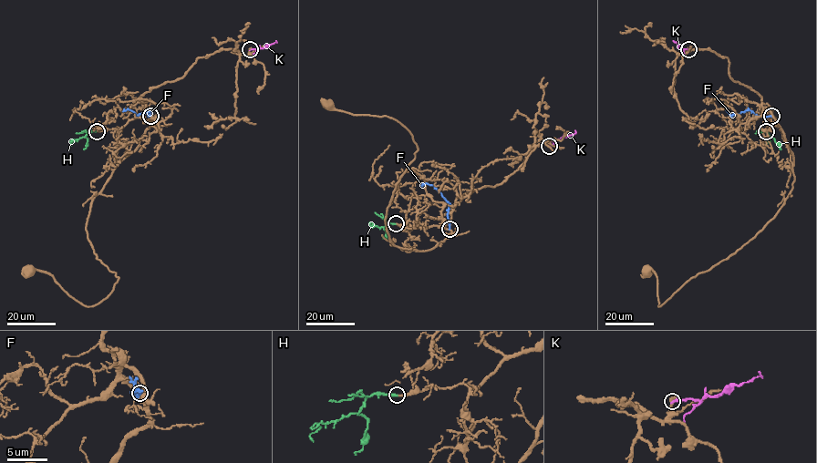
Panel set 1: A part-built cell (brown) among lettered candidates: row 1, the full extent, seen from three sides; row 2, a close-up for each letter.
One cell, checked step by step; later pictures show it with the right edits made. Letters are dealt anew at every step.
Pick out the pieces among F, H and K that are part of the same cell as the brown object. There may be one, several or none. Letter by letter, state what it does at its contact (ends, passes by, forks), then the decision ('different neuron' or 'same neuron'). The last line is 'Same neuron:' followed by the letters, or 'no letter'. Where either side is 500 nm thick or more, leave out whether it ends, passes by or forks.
F: it ends there; different neuron
H: it ends there; same neuron
K: it ends there; different neuron
Same neuron: H

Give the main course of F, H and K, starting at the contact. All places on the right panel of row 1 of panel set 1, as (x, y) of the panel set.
F: (771, 116), (761, 117), (747, 110), (730, 115), (726, 109), (729, 111)
H: (767, 131), (770, 138), (766, 139), (769, 142), (766, 145)
K: (688, 49), (680, 47), (673, 40)

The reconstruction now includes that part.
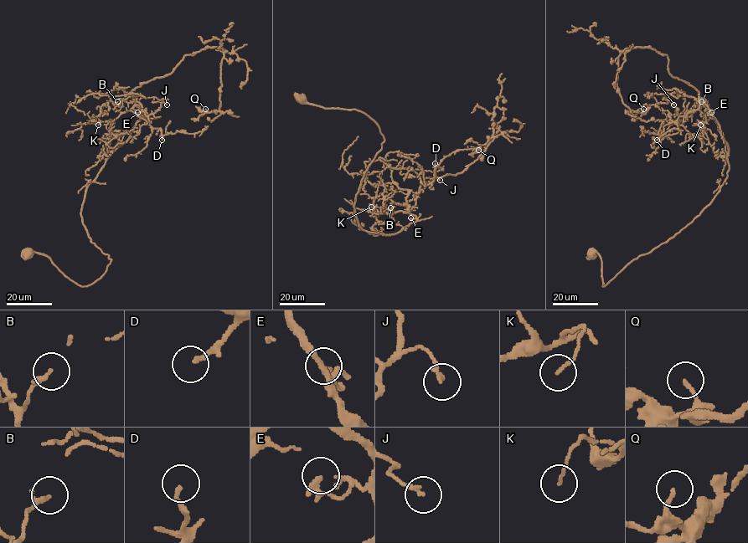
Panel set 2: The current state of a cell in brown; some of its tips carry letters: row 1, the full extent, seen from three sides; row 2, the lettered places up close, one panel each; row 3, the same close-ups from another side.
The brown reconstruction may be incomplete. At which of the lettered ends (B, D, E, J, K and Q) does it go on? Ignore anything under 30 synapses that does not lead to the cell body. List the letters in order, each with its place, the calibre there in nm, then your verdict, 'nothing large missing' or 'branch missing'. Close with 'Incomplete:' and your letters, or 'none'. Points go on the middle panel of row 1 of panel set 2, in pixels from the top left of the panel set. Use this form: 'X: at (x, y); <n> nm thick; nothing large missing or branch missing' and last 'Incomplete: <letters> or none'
B: at (390, 207); 190 nm thick; nothing large missing
D: at (435, 163); 160 nm thick; branch missing
E: at (410, 217); 180 nm thick; nothing large missing
J: at (440, 180); 160 nm thick; nothing large missing
K: at (371, 207); 110 nm thick; nothing large missing
Q: at (478, 150); 150 nm thick; nothing large missing
Incomplete: D

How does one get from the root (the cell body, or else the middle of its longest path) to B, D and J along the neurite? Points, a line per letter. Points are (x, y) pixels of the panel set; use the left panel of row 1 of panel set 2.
B: (28, 253), (82, 286), (105, 272), (111, 259), (80, 210), (87, 186), (143, 117), (117, 101)
D: (28, 253), (78, 284), (98, 280), (111, 259), (83, 224), (86, 187), (143, 117), (136, 101), (162, 140)
J: (28, 253), (82, 286), (103, 274), (85, 191), (143, 117), (136, 102), (167, 105)

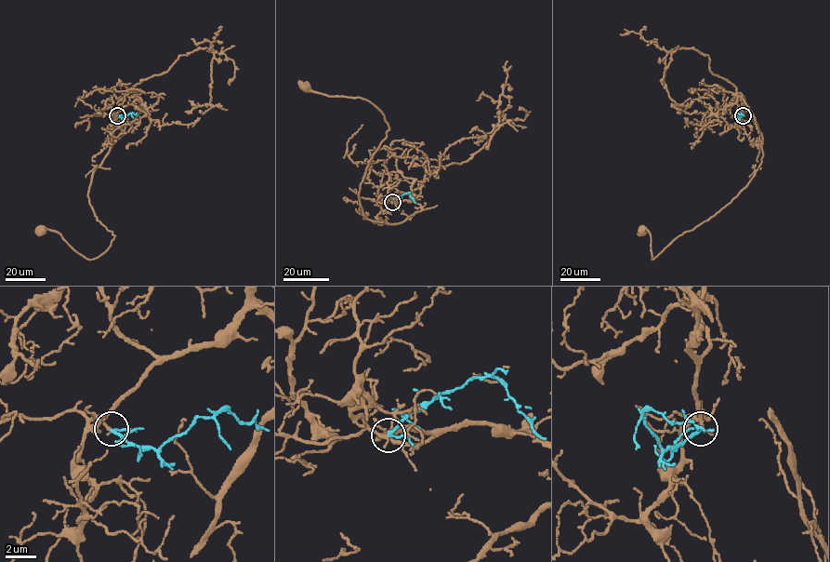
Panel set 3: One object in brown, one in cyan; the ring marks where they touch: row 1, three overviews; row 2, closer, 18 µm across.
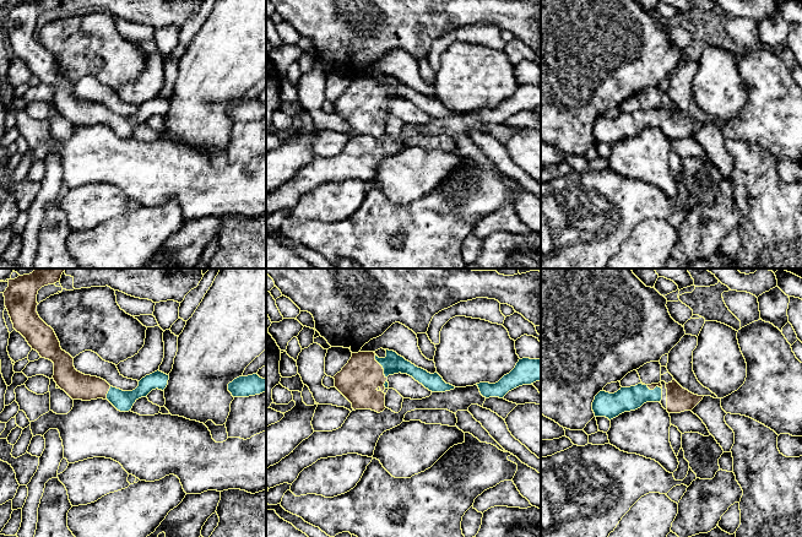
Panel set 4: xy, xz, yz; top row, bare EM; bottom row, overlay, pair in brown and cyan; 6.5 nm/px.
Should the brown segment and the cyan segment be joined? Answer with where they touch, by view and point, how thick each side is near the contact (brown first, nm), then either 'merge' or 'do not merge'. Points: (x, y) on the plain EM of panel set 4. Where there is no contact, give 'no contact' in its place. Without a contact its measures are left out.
xz (383, 97) | 260/140 nm | merge

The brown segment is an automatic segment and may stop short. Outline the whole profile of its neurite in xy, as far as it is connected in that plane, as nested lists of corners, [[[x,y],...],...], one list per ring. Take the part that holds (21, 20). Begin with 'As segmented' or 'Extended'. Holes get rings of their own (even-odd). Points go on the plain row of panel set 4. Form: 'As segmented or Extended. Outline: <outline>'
Extended. Outline: [[[23,0],[10,4],[4,17],[13,54],[42,83],[54,88],[53,104],[56,110],[72,125],[108,125],[120,137],[129,137],[139,124],[146,123],[152,115],[164,116],[169,101],[159,96],[142,103],[135,115],[123,116],[101,103],[85,101],[75,94],[74,83],[61,75],[54,55],[37,38],[38,16],[60,7],[60,4],[61,0]]]

